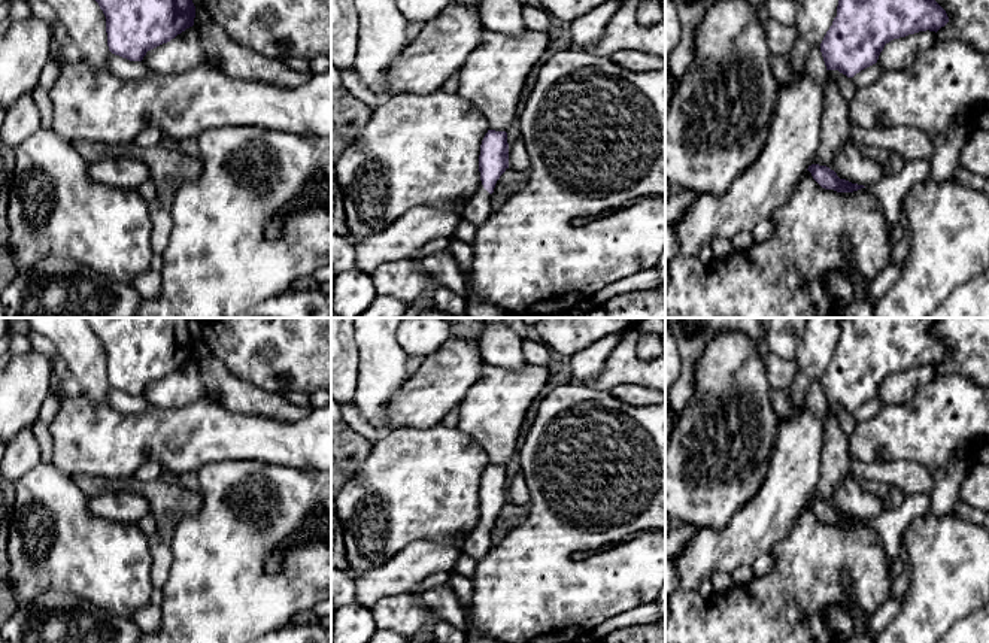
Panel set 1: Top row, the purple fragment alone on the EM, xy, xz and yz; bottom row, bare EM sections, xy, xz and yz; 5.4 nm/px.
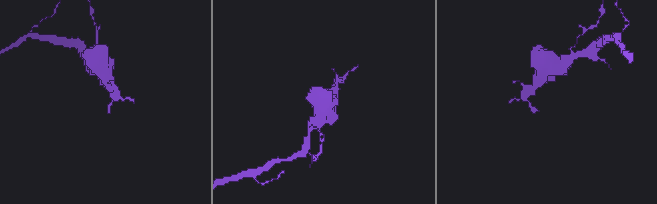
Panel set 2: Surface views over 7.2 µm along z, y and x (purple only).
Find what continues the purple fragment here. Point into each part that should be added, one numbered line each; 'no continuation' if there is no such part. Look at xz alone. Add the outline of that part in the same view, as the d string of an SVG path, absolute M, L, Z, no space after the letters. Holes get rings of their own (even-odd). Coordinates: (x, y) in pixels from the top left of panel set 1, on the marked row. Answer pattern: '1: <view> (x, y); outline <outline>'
1: xz (478, 209); outline M480 188L462 207L462 218L476 228L480 227L492 213L491 195L485 188Z

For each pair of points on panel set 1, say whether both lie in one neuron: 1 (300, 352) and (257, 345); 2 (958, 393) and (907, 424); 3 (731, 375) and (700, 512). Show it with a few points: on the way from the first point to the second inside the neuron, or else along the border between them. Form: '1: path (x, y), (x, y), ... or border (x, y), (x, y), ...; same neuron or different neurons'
1: path (290, 345), (267, 345); same neuron
2: path (946, 399), (919, 424); same neuron
3: path (730, 409), (728, 430), (718, 457), (701, 478); same neuron

